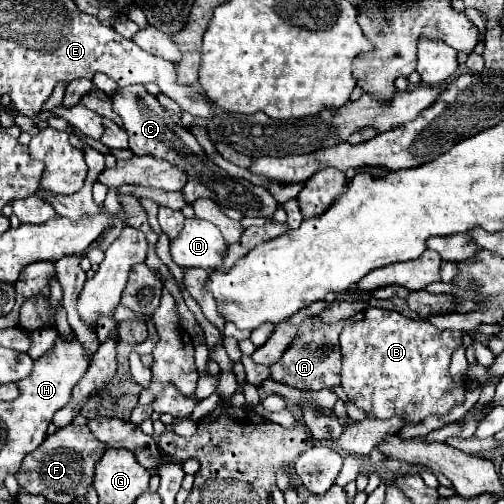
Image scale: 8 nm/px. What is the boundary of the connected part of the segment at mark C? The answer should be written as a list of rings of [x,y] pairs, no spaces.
[[[143,84],[117,88],[111,94],[111,102],[113,102],[113,110],[123,118],[123,128],[129,132],[129,148],[137,156],[149,154],[153,158],[167,160],[169,164],[181,168],[187,174],[187,184],[183,186],[183,194],[185,194],[187,202],[195,202],[199,198],[209,198],[209,200],[217,202],[219,206],[239,210],[243,216],[273,218],[275,210],[279,208],[273,194],[267,188],[257,186],[245,178],[239,178],[239,190],[237,190],[237,180],[231,178],[225,170],[221,170],[207,158],[205,150],[199,146],[195,136],[187,128],[177,126],[173,122],[173,118],[167,114],[167,110],[159,104],[159,100],[155,96],[151,96]]]

